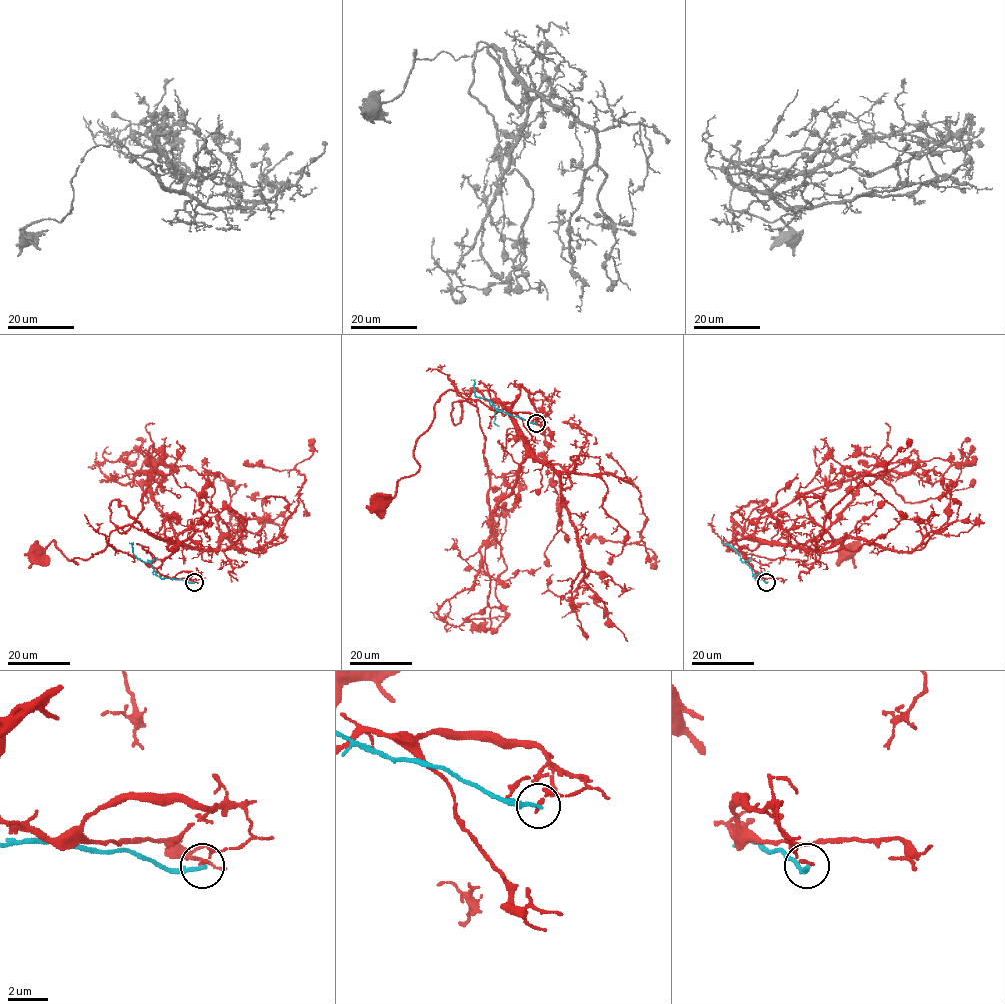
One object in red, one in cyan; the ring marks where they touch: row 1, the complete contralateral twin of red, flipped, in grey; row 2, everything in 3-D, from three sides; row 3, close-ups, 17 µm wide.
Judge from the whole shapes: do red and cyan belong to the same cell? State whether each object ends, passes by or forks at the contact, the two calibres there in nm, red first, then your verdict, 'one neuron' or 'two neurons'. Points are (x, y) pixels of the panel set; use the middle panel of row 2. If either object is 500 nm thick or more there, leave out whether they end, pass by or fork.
red ends | cyan ends | 180/220 nm | two neurons

